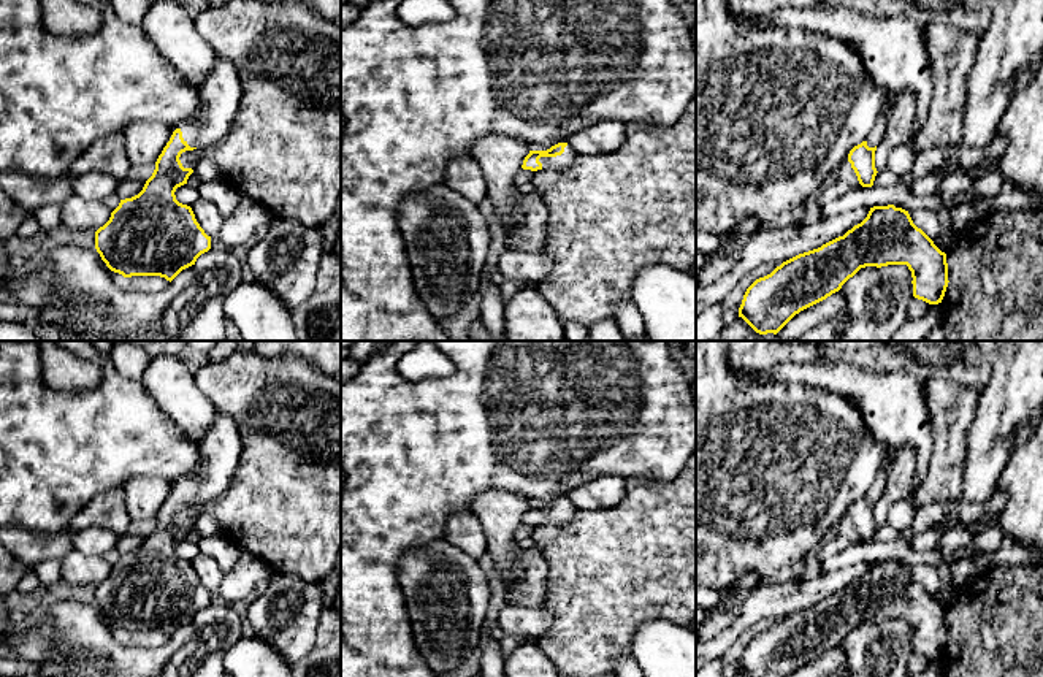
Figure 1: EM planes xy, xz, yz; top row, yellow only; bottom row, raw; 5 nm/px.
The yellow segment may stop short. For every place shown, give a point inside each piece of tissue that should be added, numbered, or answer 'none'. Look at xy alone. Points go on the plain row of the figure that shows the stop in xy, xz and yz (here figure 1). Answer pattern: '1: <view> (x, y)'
1: xy (221, 447)

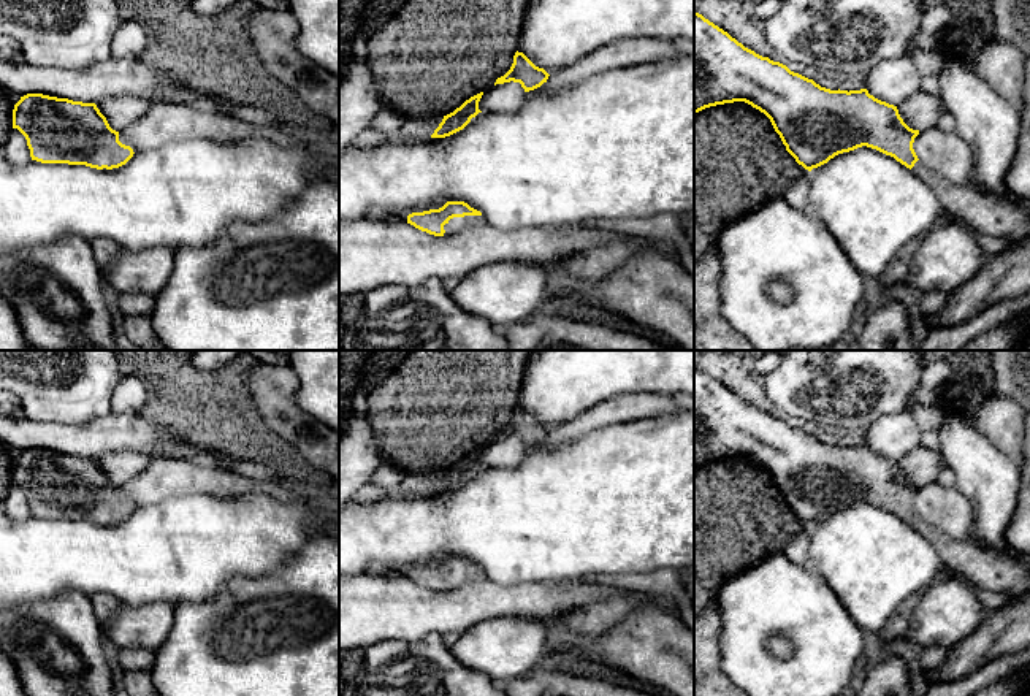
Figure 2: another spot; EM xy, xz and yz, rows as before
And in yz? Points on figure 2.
1: yz (989, 569)

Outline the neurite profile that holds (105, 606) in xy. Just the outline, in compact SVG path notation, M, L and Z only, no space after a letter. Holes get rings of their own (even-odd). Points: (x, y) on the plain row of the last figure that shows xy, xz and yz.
M97 593L90 601L101 626L109 625L120 607L119 601L106 593Z

